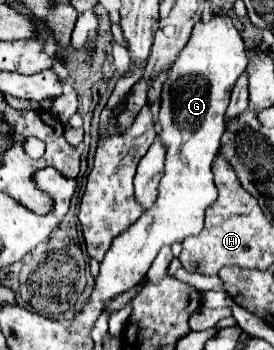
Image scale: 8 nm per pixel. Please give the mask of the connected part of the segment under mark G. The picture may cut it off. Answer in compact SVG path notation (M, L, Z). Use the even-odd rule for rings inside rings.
M212 16L210 22L198 22L194 26L188 44L172 64L168 80L162 86L158 138L164 140L168 152L166 172L158 184L158 196L152 208L112 240L112 246L100 264L94 292L84 304L84 310L72 322L72 330L94 326L106 302L140 284L164 244L170 246L174 242L182 242L202 230L204 212L208 204L216 200L212 162L220 148L220 136L224 134L224 114L234 82L246 66L248 54L244 40L228 16Z

